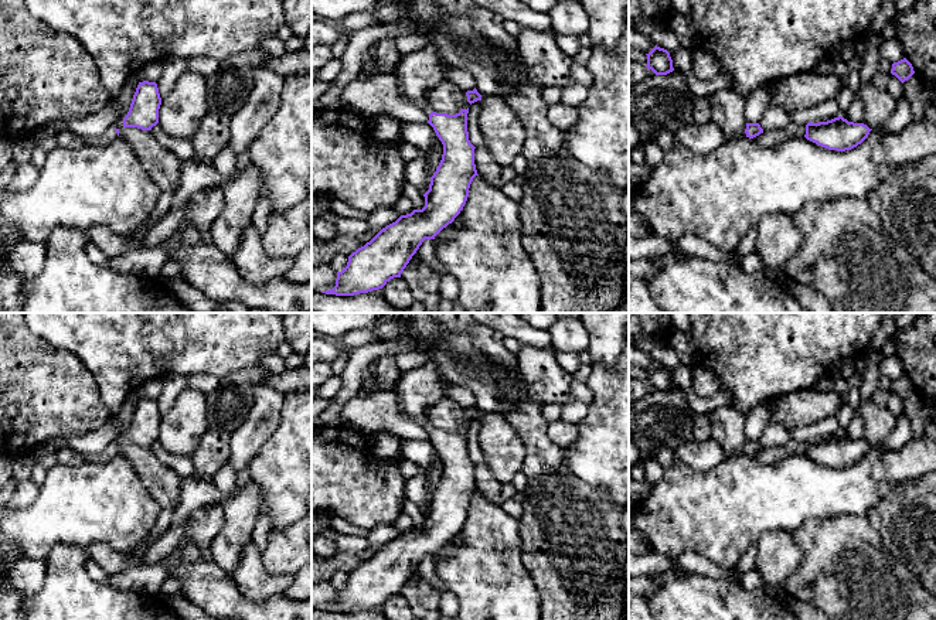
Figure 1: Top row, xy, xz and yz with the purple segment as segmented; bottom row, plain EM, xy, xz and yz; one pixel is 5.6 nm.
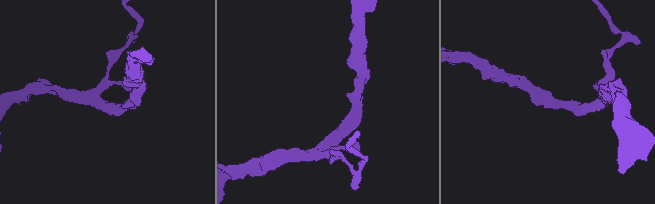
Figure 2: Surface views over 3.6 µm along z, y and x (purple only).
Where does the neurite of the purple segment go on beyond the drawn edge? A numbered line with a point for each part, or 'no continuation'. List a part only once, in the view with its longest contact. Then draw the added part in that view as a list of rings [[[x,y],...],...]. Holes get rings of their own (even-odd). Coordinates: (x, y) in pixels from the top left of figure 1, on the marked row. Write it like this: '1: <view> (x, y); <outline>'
1: xy (102, 140); [[[115,127],[108,129],[103,134],[84,139],[84,143],[93,147],[106,147],[118,137]]]

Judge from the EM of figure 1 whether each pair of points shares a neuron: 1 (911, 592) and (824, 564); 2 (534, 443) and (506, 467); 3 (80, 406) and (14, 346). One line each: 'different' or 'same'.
1: same
2: different
3: same

